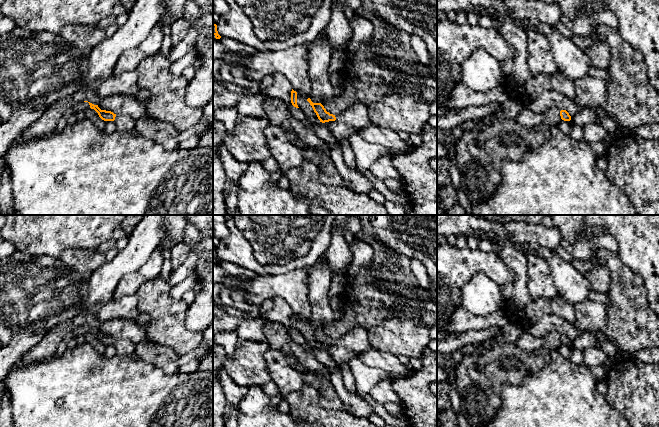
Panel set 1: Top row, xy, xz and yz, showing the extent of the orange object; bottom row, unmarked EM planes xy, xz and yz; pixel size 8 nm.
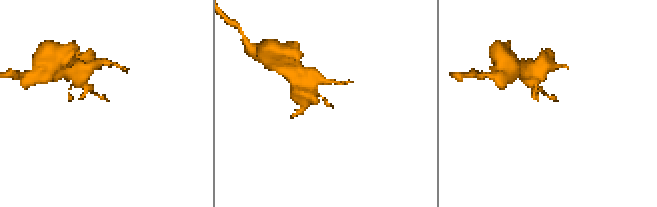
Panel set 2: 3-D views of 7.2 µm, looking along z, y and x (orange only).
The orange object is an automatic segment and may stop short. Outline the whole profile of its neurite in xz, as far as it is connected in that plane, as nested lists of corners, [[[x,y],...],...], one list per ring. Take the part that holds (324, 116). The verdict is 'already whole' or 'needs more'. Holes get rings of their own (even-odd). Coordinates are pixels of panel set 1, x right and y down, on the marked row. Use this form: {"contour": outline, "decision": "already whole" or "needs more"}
{"contour": [[[308,98],[307,101],[312,106],[312,108],[313,108],[314,112],[316,113],[320,122],[325,123],[325,122],[336,120],[335,115],[327,112],[326,109],[324,108],[324,106],[321,103],[313,103],[310,98]]], "decision": "already whole"}

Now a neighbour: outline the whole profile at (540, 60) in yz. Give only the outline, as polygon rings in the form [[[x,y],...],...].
[[[530,28],[527,32],[527,64],[533,76],[546,75],[551,77],[558,71],[558,66],[550,48],[548,36]]]

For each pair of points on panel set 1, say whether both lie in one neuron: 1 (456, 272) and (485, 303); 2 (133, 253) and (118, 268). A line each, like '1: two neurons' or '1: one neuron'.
1: two neurons
2: one neuron

